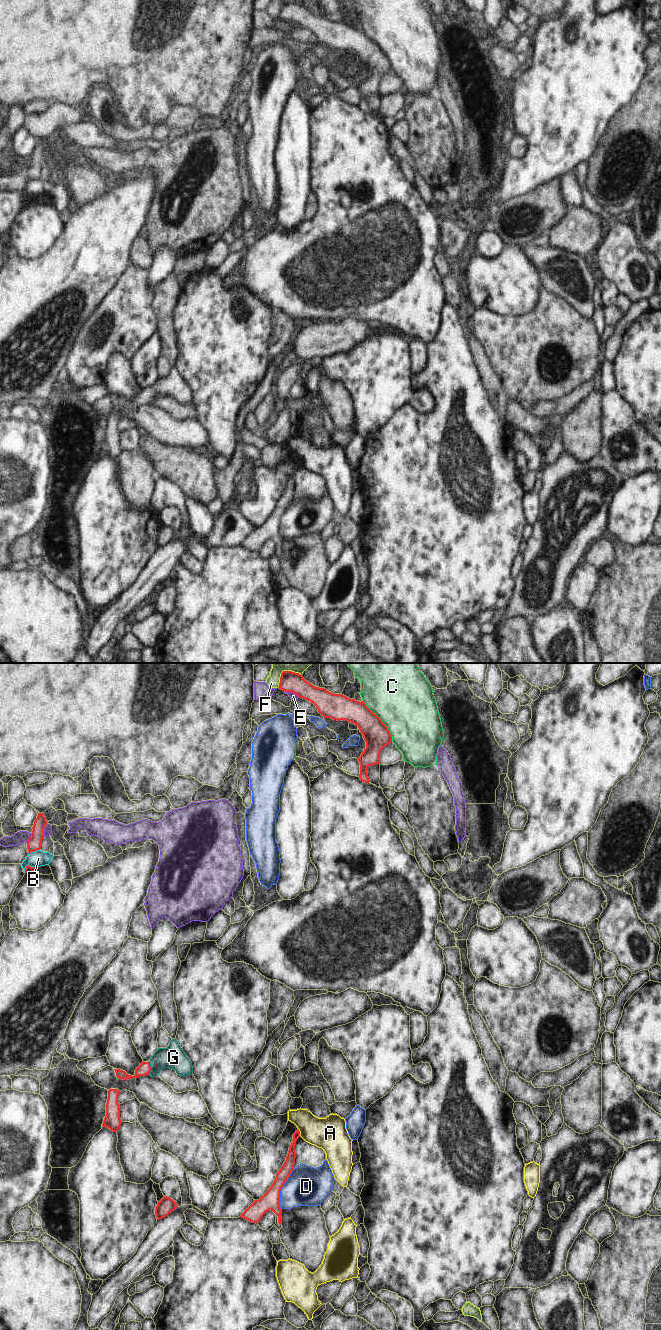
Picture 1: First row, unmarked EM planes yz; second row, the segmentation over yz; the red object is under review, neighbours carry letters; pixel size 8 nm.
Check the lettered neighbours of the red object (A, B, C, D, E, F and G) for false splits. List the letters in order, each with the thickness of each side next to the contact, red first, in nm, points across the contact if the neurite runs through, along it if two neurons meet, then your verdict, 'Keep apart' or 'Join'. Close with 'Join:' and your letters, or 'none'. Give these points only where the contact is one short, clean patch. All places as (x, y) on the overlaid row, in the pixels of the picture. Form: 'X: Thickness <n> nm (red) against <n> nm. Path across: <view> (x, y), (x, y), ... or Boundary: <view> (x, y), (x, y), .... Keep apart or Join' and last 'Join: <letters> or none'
A: Thickness 80 nm (red) against 260 nm. Keep apart
B: Thickness 60 nm (red) against 130 nm. Boundary: yz (38, 866), (27, 865), (24, 872). Keep apart
C: Thickness 200 nm (red) against 480 nm. Keep apart
D: Thickness 150 nm (red) against 320 nm. Keep apart
E: Thickness 120 nm (red) against 60 nm. Keep apart
F: Thickness 160 nm (red) against 160 nm. Keep apart
G: Thickness 100 nm (red) against 190 nm. Path across: yz (144, 1068), (150, 1068), (162, 1058), (173, 1057). Join
Join: G

